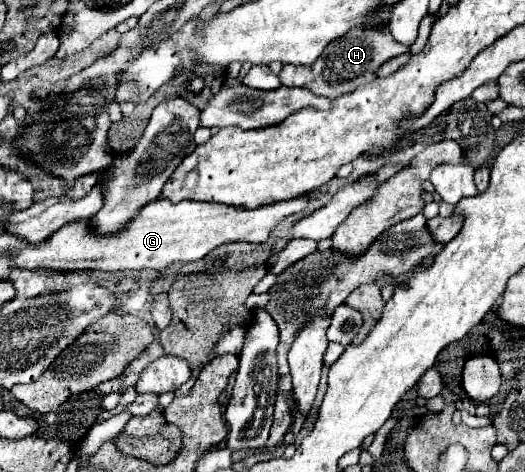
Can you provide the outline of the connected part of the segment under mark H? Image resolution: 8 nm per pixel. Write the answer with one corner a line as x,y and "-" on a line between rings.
353,28
349,34
345,34
339,40
333,40
325,52
315,60
315,64
311,64
309,68
305,66
293,66
293,64
285,64
283,70
279,72
279,80
283,86
295,86
295,88
309,88
313,90
313,94
321,94
321,96
329,96
329,98
337,98
341,94
353,92
357,86
367,84
369,80
375,80
377,74
375,70
399,56
405,54
409,50
409,46
397,44
393,40
393,36
389,36
389,28
377,30
365,30
365,28

